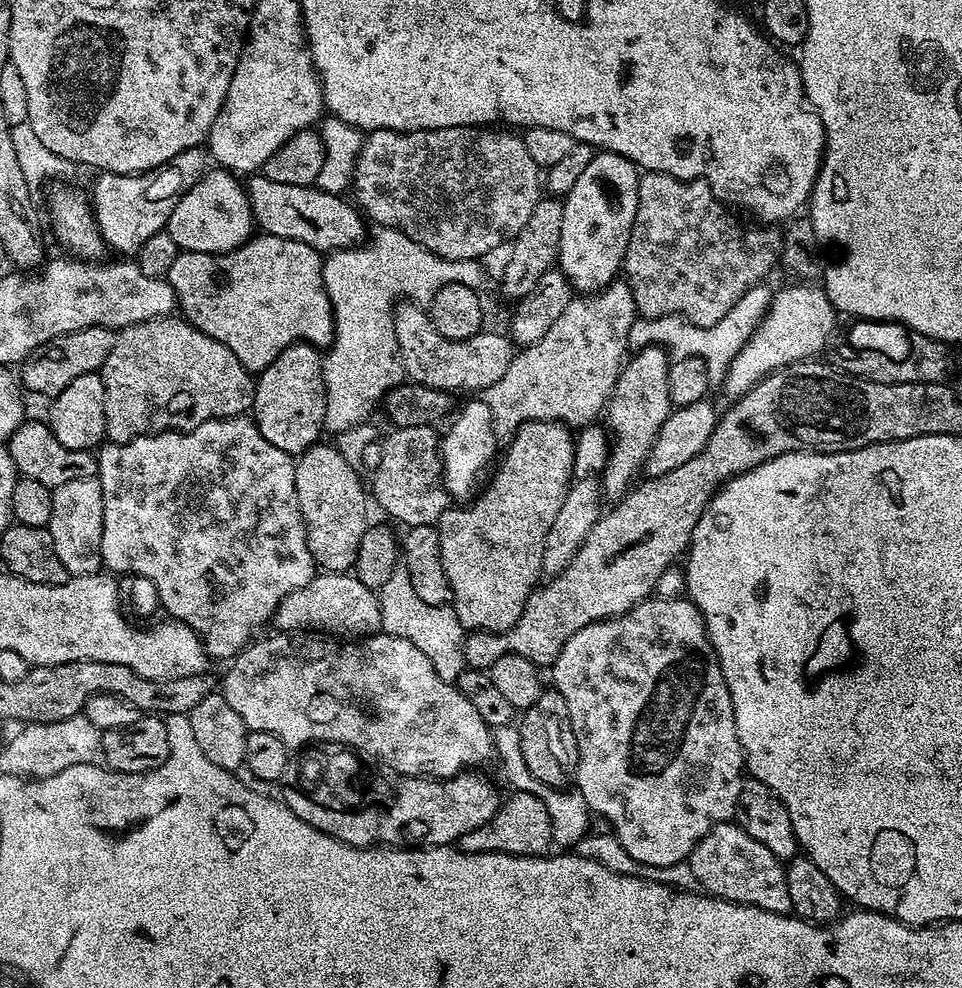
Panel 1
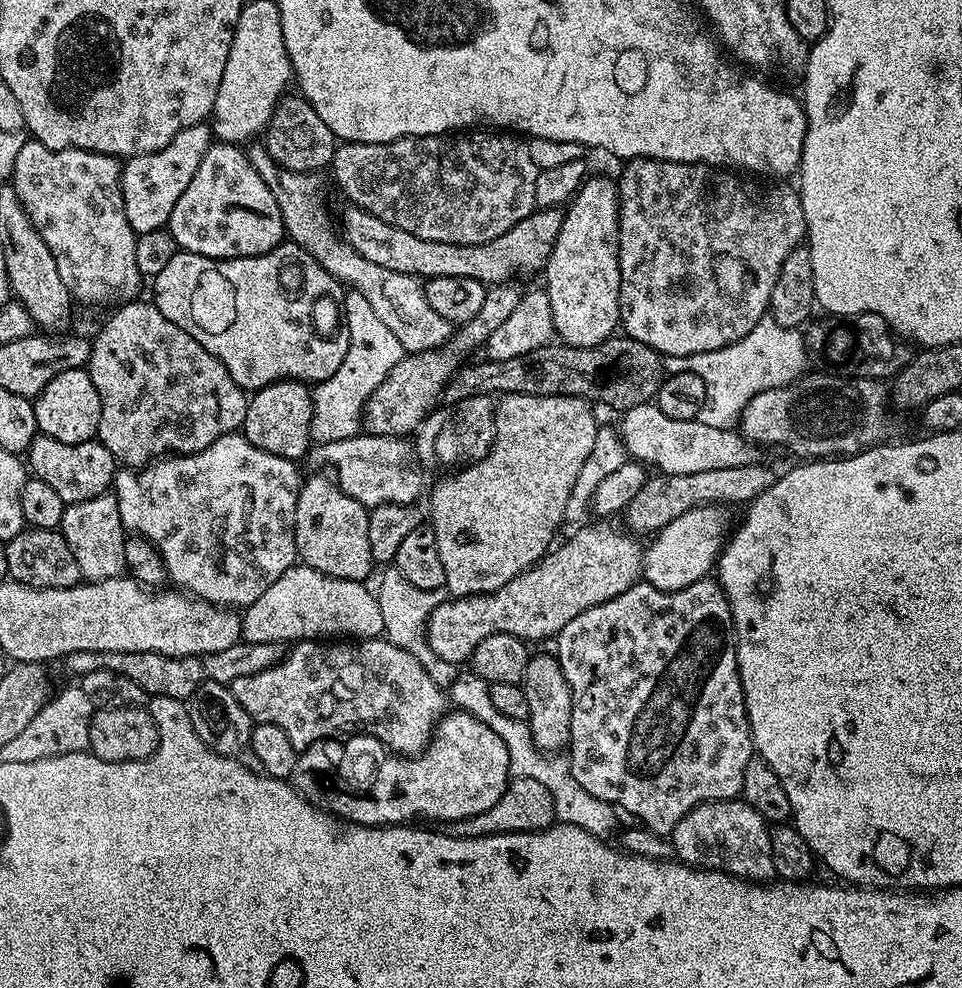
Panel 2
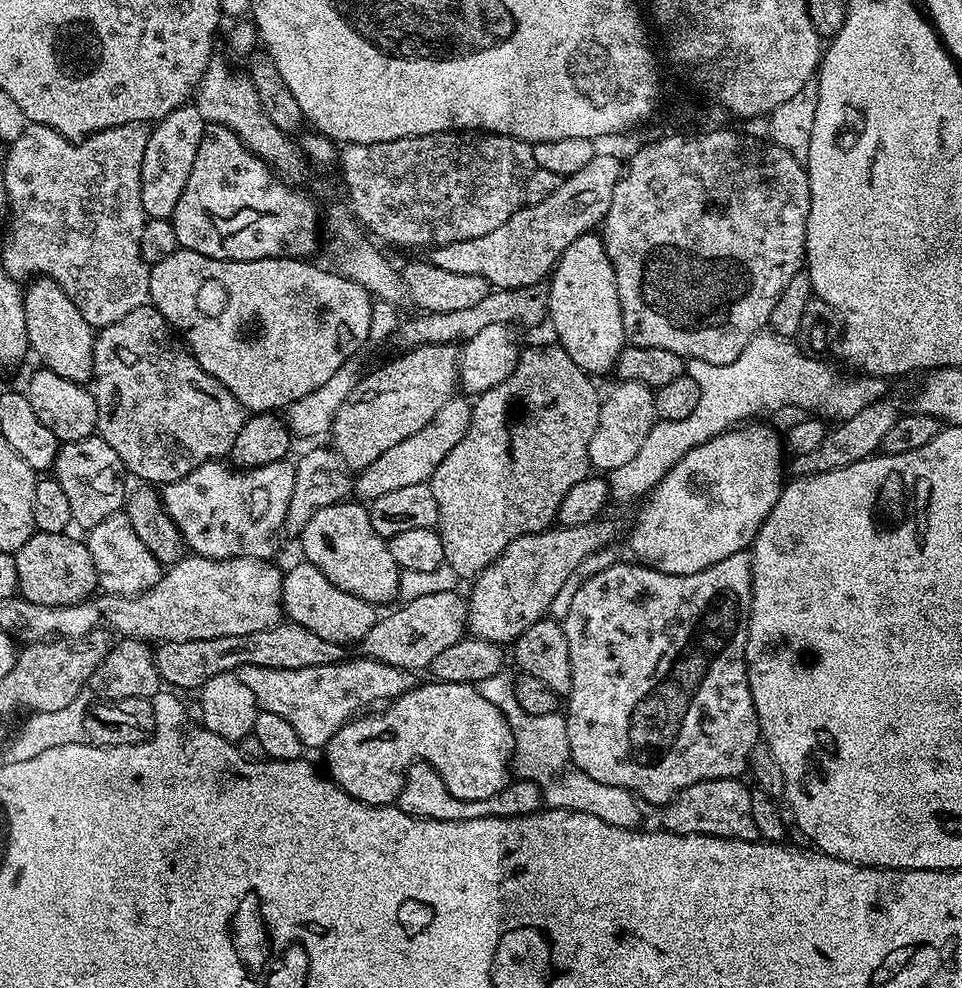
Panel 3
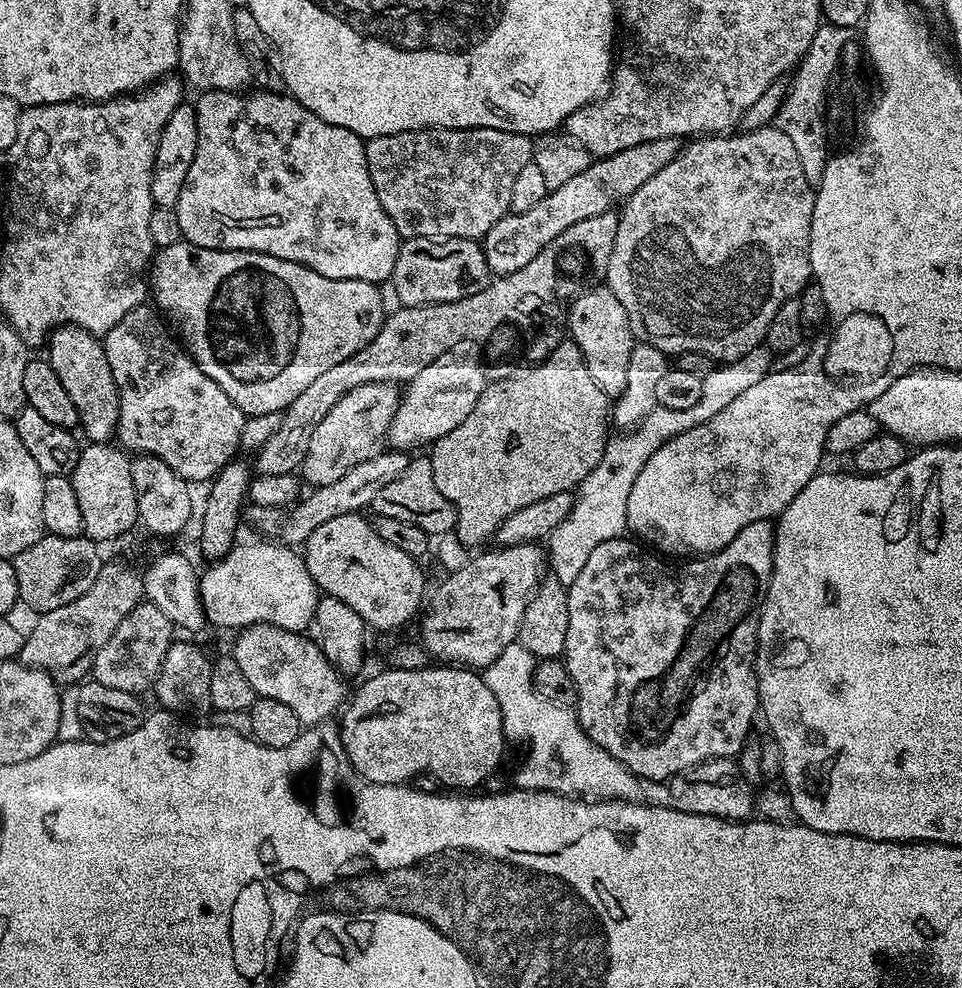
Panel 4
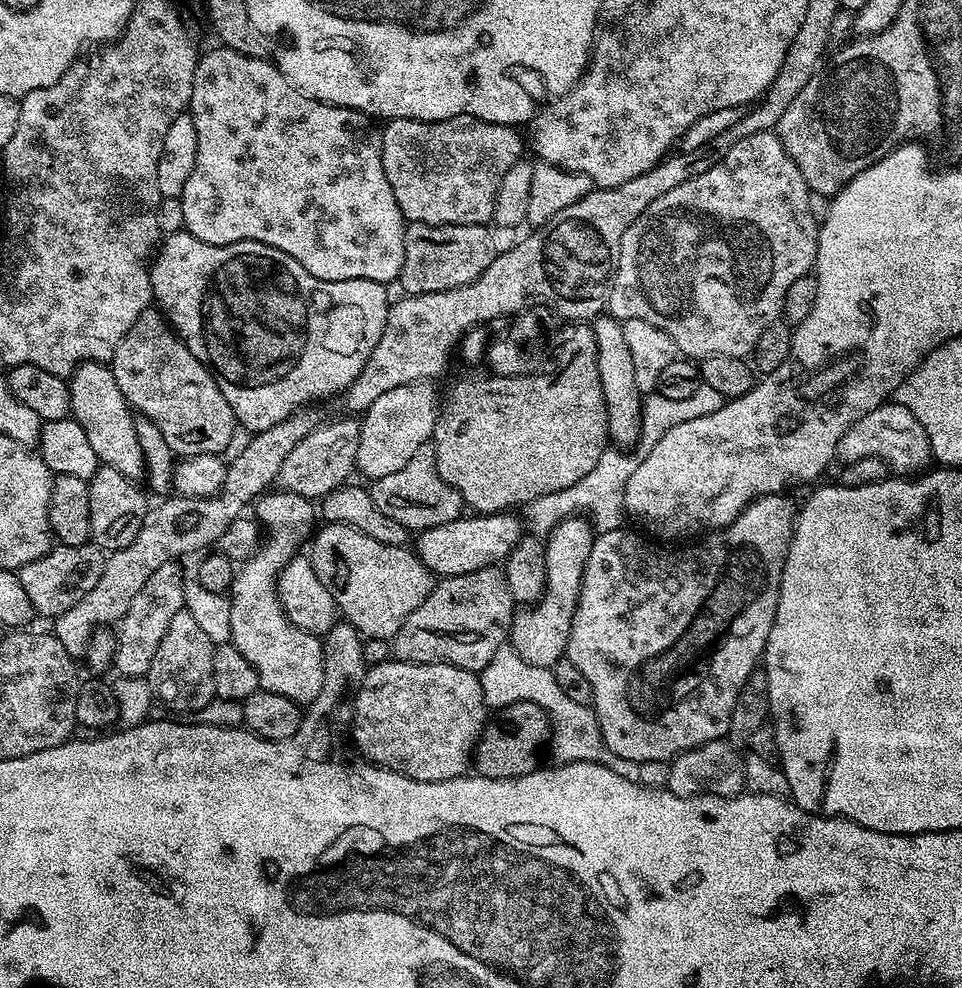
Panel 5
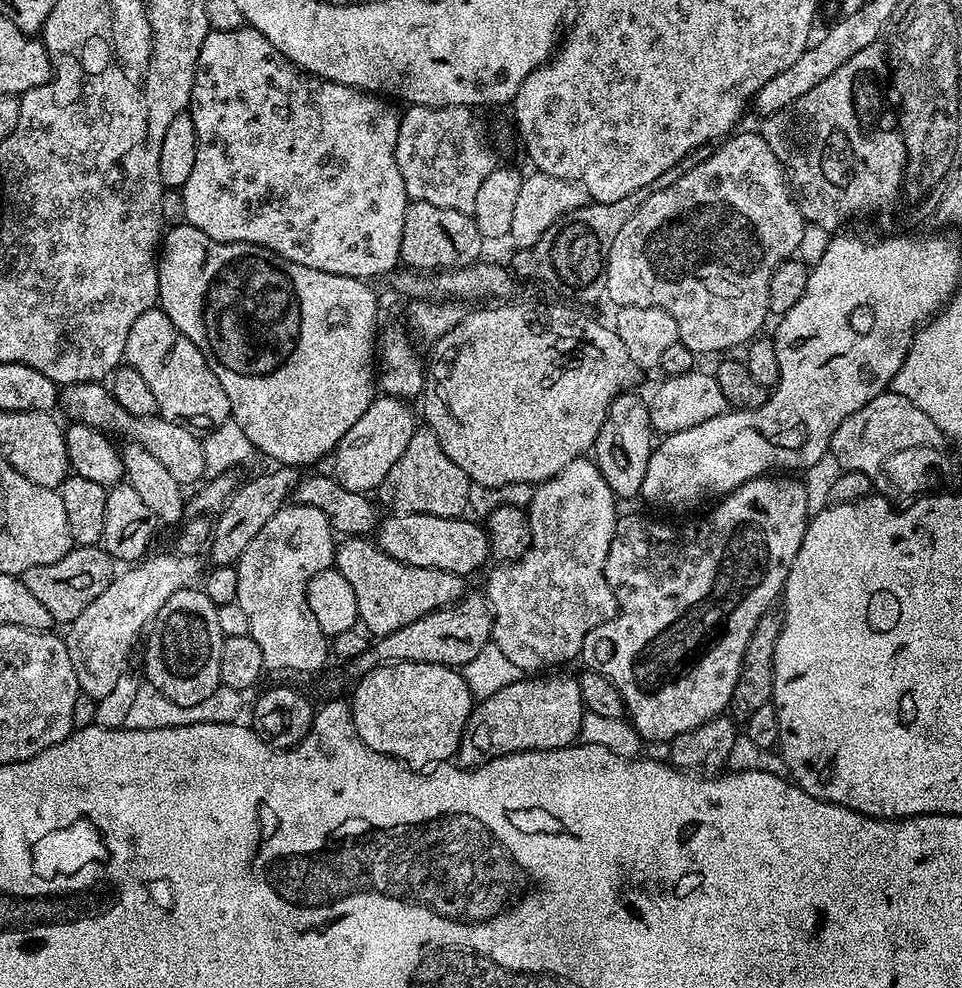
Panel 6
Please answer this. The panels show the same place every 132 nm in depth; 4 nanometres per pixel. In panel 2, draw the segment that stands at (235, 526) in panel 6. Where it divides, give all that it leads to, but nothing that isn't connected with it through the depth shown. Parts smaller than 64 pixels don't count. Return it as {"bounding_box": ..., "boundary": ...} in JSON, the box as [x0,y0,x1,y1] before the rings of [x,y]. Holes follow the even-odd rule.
{"bounding_box":[363,283,522,437],"boundary":[[[518,283],[493,284],[488,288],[486,302],[482,302],[482,310],[470,318],[470,322],[459,325],[453,333],[453,338],[443,348],[435,348],[426,352],[410,352],[400,359],[398,366],[390,370],[386,382],[370,394],[364,407],[363,427],[374,436],[407,437],[415,433],[424,420],[441,403],[444,388],[455,375],[462,364],[460,352],[468,352],[471,348],[487,345],[490,334],[502,326],[510,314],[518,309],[522,297],[522,288]]]}

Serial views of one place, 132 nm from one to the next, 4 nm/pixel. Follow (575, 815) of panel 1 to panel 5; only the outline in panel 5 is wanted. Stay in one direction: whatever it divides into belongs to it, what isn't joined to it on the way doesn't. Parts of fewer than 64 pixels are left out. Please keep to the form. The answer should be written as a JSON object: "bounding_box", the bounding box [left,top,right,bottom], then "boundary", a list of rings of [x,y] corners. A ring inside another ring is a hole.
{"bounding_box":[478,646,645,784],"boundary":[[[503,646],[478,675],[482,686],[482,698],[489,709],[499,710],[514,702],[534,702],[544,708],[544,713],[552,721],[550,749],[552,748],[553,761],[556,764],[594,762],[604,764],[610,770],[614,770],[614,774],[622,774],[622,778],[635,784],[645,779],[645,769],[641,765],[618,758],[618,754],[608,749],[595,712],[589,706],[581,706],[579,702],[572,701],[558,686],[558,678],[554,678],[551,668],[534,666],[510,646]]]}

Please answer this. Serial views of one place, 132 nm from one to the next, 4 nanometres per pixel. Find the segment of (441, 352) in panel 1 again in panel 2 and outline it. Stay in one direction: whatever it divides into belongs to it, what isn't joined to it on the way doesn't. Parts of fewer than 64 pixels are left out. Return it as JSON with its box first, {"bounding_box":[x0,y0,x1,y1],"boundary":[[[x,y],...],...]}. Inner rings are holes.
{"bounding_box":[247,142,454,353],"boundary":[[[260,142],[253,143],[247,149],[247,154],[259,183],[278,202],[287,239],[307,250],[341,284],[360,292],[362,298],[370,302],[374,314],[378,314],[378,319],[394,333],[398,342],[402,342],[405,353],[443,348],[452,340],[454,325],[434,311],[430,302],[426,302],[424,285],[417,277],[374,266],[374,262],[366,262],[366,258],[362,258],[358,250],[345,242],[333,217],[332,220],[328,217],[328,208],[324,205],[324,184],[317,173],[291,172],[278,166],[278,162],[274,162],[274,158],[268,153],[267,147]]]}

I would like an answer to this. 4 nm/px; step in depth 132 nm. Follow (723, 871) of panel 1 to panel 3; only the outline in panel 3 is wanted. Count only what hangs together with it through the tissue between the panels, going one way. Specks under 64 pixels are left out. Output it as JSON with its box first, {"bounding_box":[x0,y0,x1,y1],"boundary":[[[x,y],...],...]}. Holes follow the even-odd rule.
{"bounding_box":[663,778,757,840],"boundary":[[[718,778],[686,786],[668,804],[663,805],[663,827],[679,836],[721,836],[735,840],[757,839],[754,814],[750,814],[752,792],[743,779]]]}

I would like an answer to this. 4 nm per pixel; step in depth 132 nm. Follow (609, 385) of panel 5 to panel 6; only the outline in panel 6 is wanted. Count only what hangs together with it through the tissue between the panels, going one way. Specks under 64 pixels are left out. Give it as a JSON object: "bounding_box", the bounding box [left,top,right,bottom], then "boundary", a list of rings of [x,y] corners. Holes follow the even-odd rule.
{"bounding_box":[594,390,654,498],"boundary":[[[632,390],[622,392],[618,398],[614,398],[614,402],[610,402],[610,410],[606,410],[606,418],[602,422],[602,430],[598,430],[594,449],[594,459],[602,478],[606,478],[610,490],[617,498],[640,496],[642,478],[646,478],[646,466],[654,447],[648,400],[636,394]]]}

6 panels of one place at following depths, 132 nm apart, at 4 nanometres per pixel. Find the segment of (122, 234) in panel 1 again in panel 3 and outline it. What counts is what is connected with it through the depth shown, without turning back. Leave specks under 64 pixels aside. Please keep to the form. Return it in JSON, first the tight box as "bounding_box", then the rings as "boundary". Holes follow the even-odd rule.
{"bounding_box":[142,102,205,220],"boundary":[[[192,102],[155,121],[148,134],[146,154],[142,154],[142,210],[145,217],[171,220],[174,206],[178,206],[178,198],[182,198],[182,190],[190,179],[190,170],[194,166],[194,157],[198,155],[198,146],[202,146],[205,127],[202,114]]]}

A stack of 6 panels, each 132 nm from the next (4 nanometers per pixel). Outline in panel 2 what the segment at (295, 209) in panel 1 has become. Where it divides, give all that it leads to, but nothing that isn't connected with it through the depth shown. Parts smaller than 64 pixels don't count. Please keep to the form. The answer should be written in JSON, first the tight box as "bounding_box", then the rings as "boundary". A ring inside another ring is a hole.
{"bounding_box":[338,206,563,286],"boundary":[[[348,206],[348,209],[341,214],[340,220],[338,216],[338,228],[345,242],[354,250],[358,250],[358,254],[362,254],[366,262],[374,262],[374,266],[430,280],[474,278],[486,286],[491,286],[509,283],[518,274],[541,271],[556,244],[558,230],[561,229],[563,221],[561,209],[539,209],[512,227],[506,234],[502,234],[502,238],[494,238],[490,242],[474,246],[423,240],[418,238],[418,234],[410,234],[410,230],[390,226],[390,222],[382,222],[382,218],[374,218],[374,214],[355,206]]]}

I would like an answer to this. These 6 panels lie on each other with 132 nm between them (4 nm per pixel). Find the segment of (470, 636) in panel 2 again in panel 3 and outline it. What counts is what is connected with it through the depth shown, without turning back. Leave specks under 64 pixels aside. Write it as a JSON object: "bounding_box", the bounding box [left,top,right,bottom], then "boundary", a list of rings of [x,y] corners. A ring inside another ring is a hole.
{"bounding_box":[358,591,467,672],"boundary":[[[439,591],[405,601],[400,608],[379,617],[358,645],[359,655],[396,669],[411,672],[427,669],[434,658],[458,642],[467,629],[467,601],[459,591]],[[461,595],[461,596],[460,596]]]}

